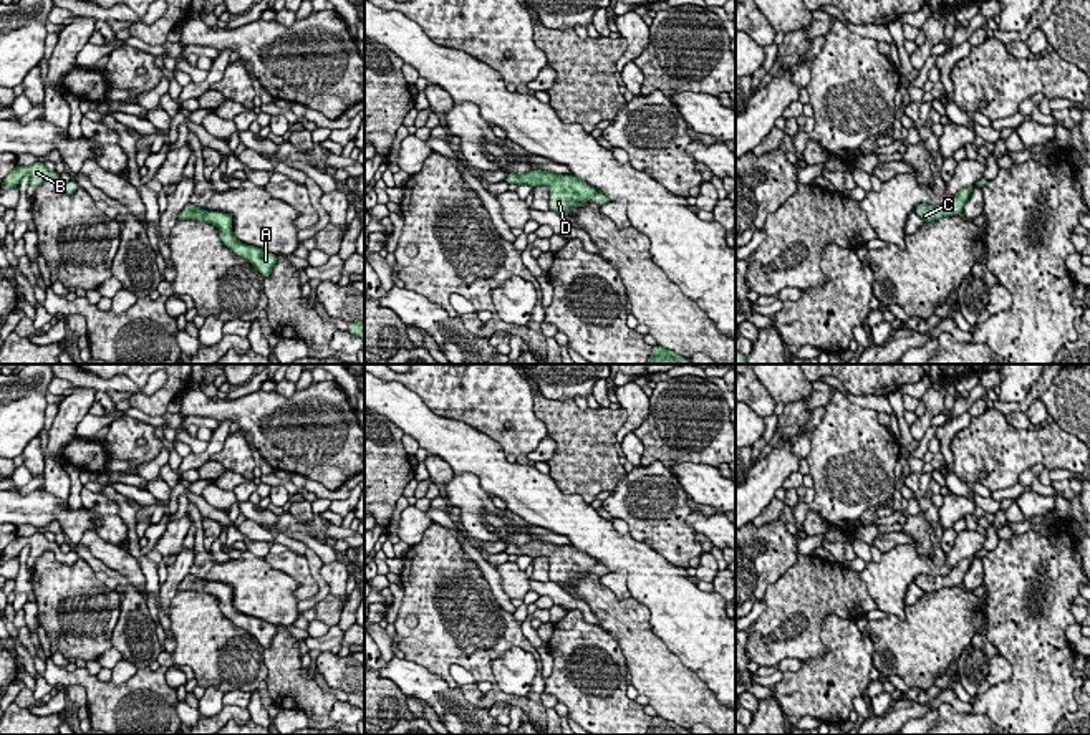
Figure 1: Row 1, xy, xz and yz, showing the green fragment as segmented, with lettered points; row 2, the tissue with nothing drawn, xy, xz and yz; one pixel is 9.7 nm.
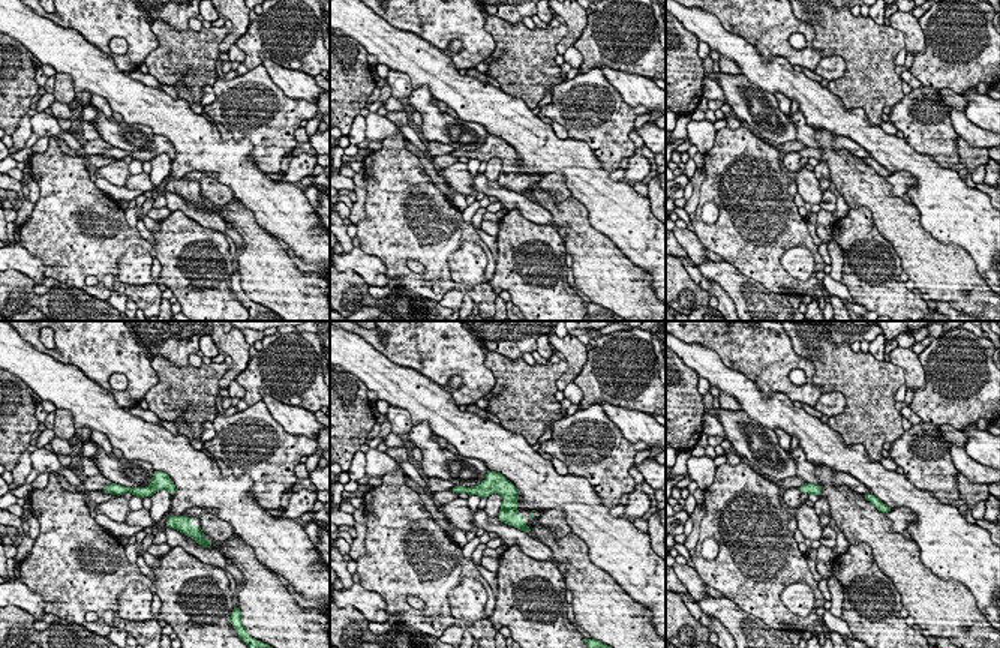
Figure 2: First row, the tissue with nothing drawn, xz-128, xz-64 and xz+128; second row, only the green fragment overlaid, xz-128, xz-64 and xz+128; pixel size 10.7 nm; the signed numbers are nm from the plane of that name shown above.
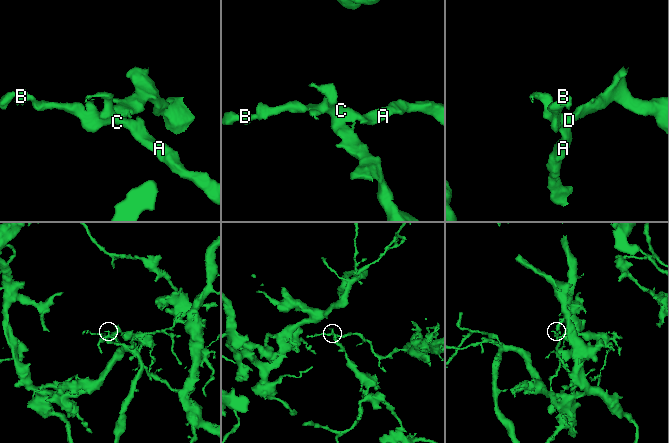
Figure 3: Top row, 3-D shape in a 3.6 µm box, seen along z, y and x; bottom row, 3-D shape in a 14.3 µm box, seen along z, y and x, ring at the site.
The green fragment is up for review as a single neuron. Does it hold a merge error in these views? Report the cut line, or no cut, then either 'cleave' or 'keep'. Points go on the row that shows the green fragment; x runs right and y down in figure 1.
no cut | keep

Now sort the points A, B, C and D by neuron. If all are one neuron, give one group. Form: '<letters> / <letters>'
A B C D

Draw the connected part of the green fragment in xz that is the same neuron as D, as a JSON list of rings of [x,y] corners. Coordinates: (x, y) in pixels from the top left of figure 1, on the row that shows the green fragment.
[[[542,169],[530,171],[527,174],[509,174],[505,177],[507,184],[540,187],[547,185],[550,189],[550,210],[567,217],[570,214],[570,205],[573,202],[590,202],[593,195],[598,197],[598,205],[605,205],[610,199],[585,180],[580,180],[573,175],[562,175],[553,172],[545,172]]]

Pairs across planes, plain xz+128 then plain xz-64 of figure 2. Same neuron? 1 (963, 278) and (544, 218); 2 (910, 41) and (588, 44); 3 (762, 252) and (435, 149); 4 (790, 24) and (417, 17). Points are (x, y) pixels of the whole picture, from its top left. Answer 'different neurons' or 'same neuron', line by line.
1: different neurons
2: different neurons
3: different neurons
4: same neuron

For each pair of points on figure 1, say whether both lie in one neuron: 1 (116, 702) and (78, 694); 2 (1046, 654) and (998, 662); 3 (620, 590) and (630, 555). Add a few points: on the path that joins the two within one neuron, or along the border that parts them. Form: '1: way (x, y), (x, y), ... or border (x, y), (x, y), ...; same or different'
1: border (65, 686), (81, 686), (86, 704); different
2: border (999, 653), (1011, 666), (1011, 676), (991, 686); different
3: border (610, 570), (626, 573), (631, 596); different

